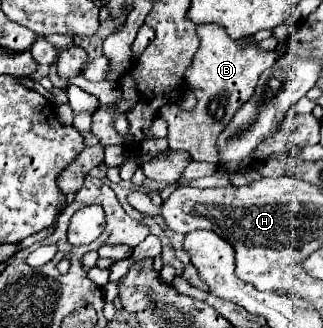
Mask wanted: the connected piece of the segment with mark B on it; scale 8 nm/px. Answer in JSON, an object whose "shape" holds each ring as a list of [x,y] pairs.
{"shape":[[[202,24],[196,26],[198,38],[200,38],[200,46],[186,70],[186,84],[192,88],[192,92],[198,98],[198,104],[192,112],[184,112],[177,107],[177,104],[166,105],[160,110],[160,118],[168,122],[168,144],[174,150],[186,150],[190,152],[192,160],[204,160],[204,162],[216,162],[218,164],[218,150],[216,150],[216,136],[222,132],[222,128],[232,120],[234,112],[238,110],[240,104],[244,104],[250,94],[256,88],[256,74],[262,74],[266,68],[274,66],[276,62],[276,52],[270,50],[262,50],[258,44],[248,44],[248,46],[240,46],[238,42],[232,42],[232,38],[226,34],[226,30],[222,30],[222,26],[214,26],[214,24]]]}

